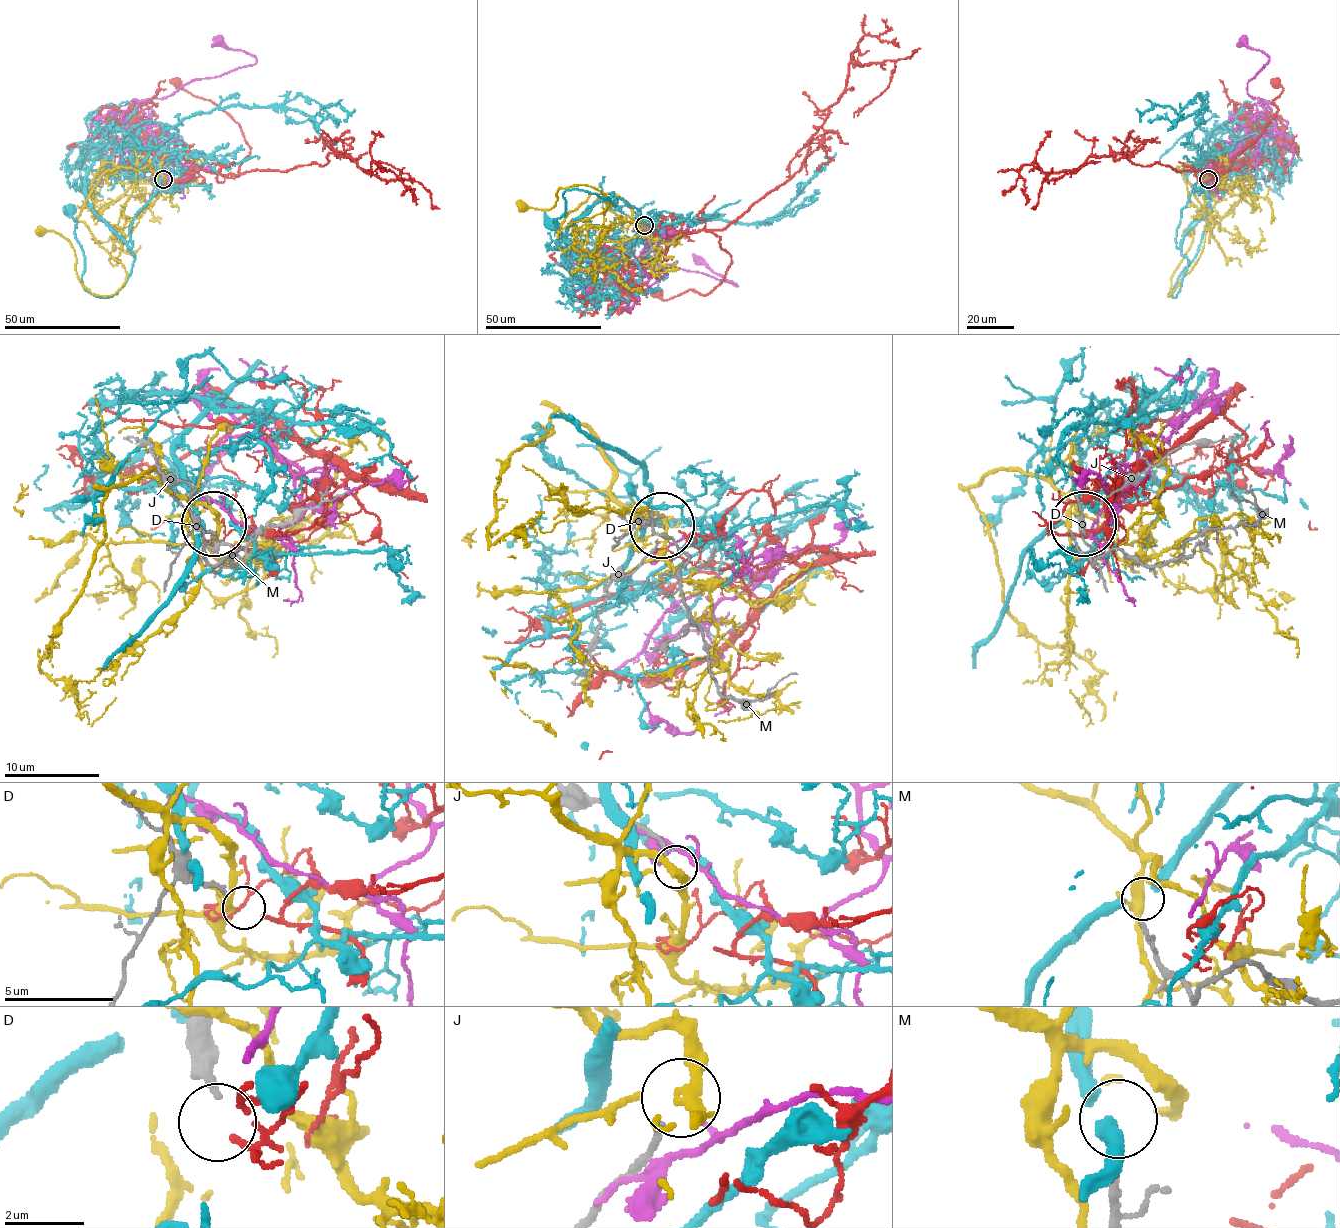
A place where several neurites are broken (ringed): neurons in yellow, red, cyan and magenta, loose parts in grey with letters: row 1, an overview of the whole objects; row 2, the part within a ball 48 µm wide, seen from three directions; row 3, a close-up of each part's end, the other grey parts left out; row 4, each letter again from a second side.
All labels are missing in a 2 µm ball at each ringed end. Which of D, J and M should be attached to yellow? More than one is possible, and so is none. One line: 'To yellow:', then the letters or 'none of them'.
To yellow: J

